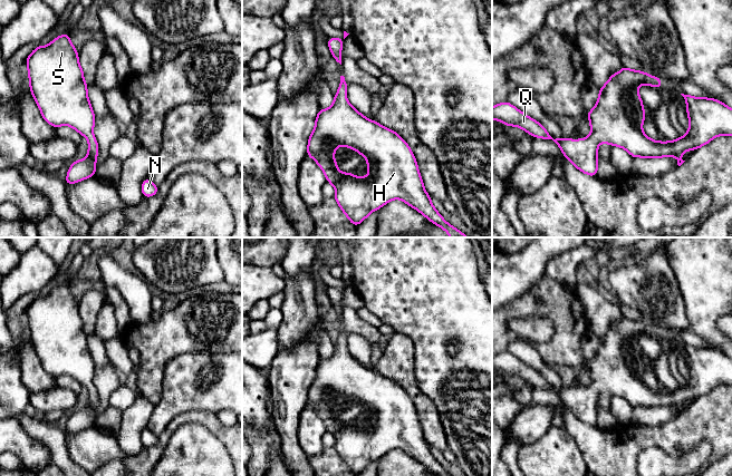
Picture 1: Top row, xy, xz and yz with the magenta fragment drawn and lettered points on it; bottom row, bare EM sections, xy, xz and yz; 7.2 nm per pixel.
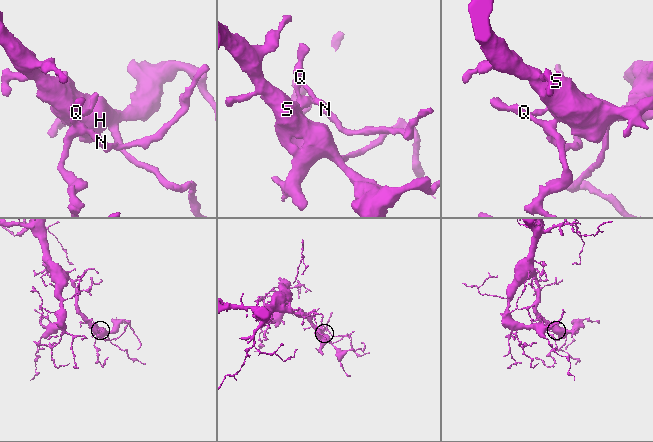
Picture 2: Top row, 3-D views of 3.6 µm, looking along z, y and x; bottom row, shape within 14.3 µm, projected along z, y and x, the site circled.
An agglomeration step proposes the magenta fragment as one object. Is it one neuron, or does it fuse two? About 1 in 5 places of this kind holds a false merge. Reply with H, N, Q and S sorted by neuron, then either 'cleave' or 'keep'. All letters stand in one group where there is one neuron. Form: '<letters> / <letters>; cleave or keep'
H N Q S; keep

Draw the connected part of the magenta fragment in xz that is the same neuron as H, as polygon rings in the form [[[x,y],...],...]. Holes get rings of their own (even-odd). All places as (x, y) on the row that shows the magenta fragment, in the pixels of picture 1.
[[[340,76],[339,88],[334,96],[331,107],[319,109],[315,128],[308,139],[307,156],[315,159],[324,171],[327,182],[334,185],[336,190],[334,198],[350,223],[356,227],[372,212],[379,210],[389,201],[399,198],[422,213],[433,224],[442,227],[451,237],[469,237],[450,225],[433,206],[408,144],[394,130],[366,118],[357,111],[346,97],[345,93],[348,86],[345,77]],[[338,145],[355,149],[358,155],[365,156],[369,174],[365,177],[357,177],[351,173],[339,172],[338,163],[334,159]]]

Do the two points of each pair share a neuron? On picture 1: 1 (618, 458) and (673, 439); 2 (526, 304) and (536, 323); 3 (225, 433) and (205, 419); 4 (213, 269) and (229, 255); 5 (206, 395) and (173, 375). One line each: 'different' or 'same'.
1: same
2: different
3: same
4: different
5: same

